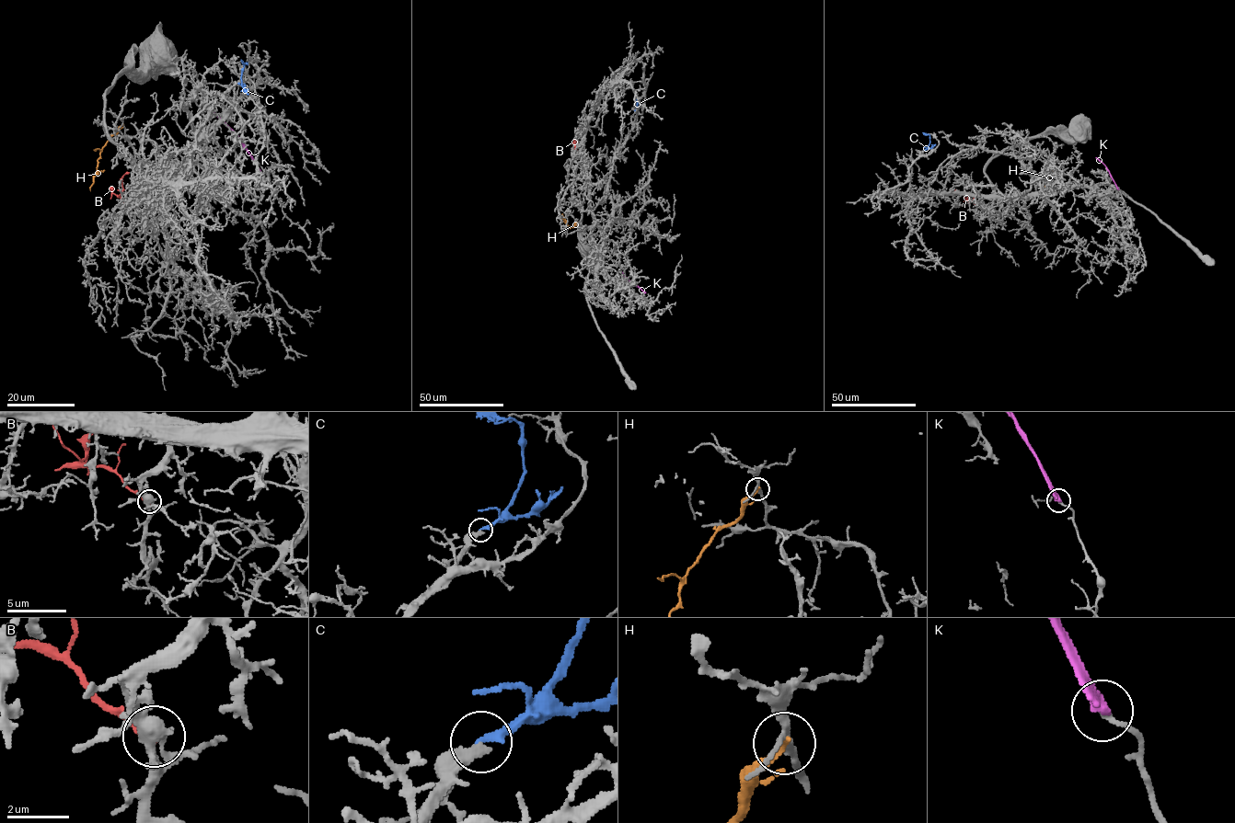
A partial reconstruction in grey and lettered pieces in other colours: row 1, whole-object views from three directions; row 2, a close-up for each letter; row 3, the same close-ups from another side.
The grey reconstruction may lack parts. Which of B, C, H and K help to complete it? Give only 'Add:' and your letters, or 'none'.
Add: C

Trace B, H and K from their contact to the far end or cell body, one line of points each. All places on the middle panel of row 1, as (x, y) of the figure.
B: (577, 153), (575, 143), (580, 127)
H: (576, 222), (570, 227), (560, 219)
K: (643, 293), (620, 271)

